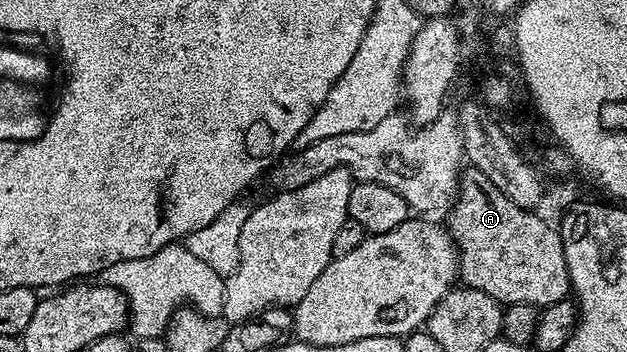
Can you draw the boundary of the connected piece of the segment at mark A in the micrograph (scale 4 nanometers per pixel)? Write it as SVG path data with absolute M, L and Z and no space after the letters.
M465 170L460 177L460 190L456 192L455 202L447 212L446 220L448 233L456 243L456 254L460 256L459 278L467 286L494 297L502 305L529 303L543 309L569 298L572 282L566 269L562 237L553 224L551 227L538 214L535 210L520 208L480 171Z

